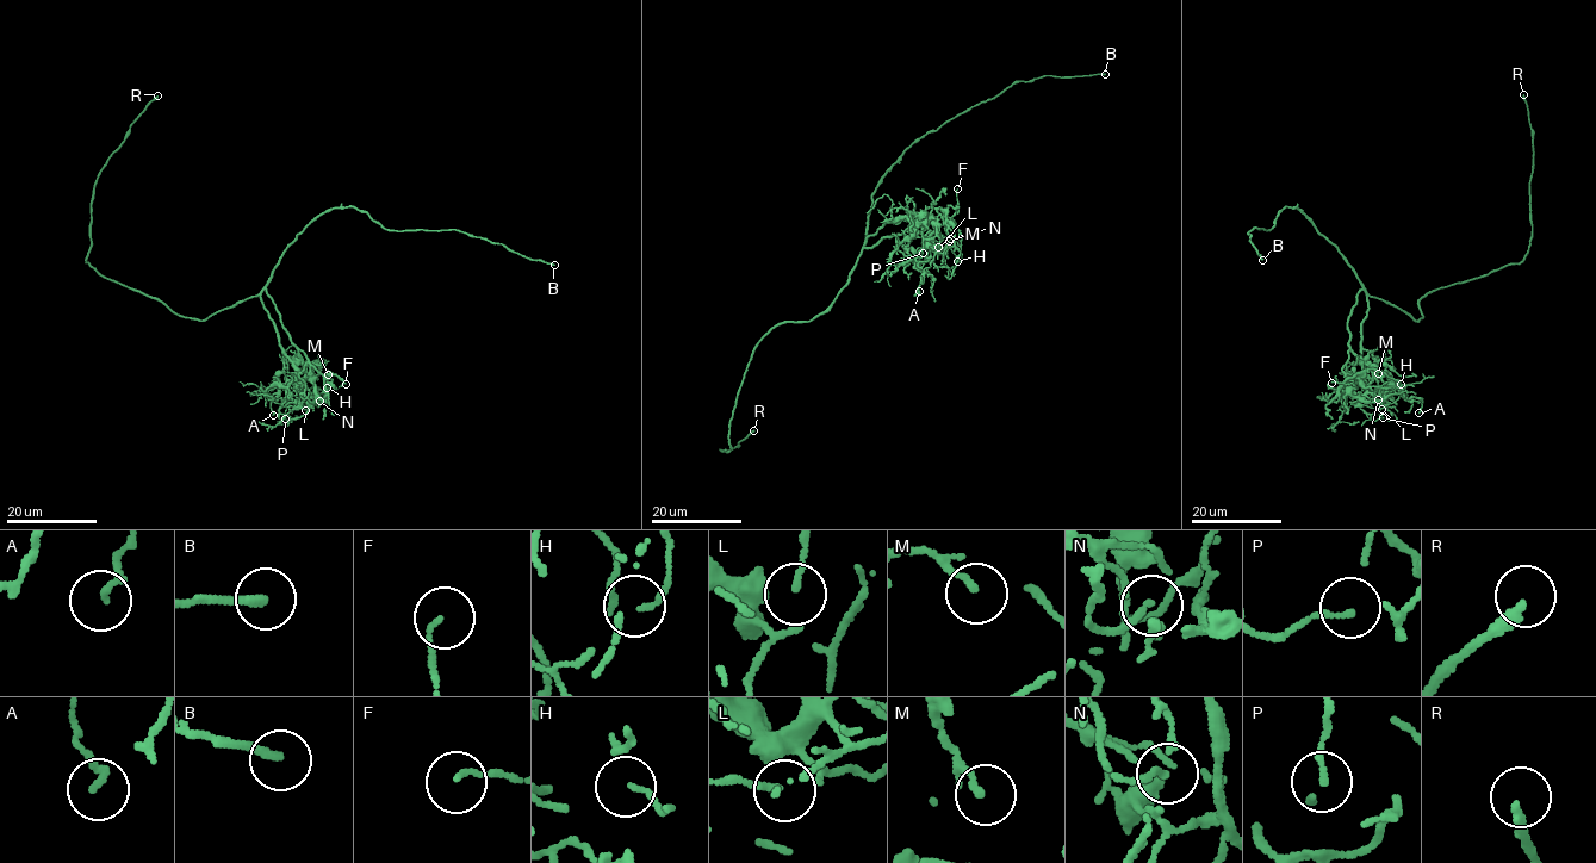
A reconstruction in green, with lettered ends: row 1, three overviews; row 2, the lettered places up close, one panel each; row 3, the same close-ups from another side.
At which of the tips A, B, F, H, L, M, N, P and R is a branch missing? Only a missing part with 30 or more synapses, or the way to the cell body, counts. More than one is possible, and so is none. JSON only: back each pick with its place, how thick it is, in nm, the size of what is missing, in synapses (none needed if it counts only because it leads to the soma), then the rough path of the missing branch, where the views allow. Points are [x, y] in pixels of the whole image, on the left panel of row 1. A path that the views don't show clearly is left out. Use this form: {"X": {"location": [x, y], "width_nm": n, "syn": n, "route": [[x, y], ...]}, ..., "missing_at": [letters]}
{"R": {"location": [157, 95], "width_nm": 280, "route": [[157, 95], [175, 76], [174, 50], [178, 43]]}, "missing_at": ["R"]}

